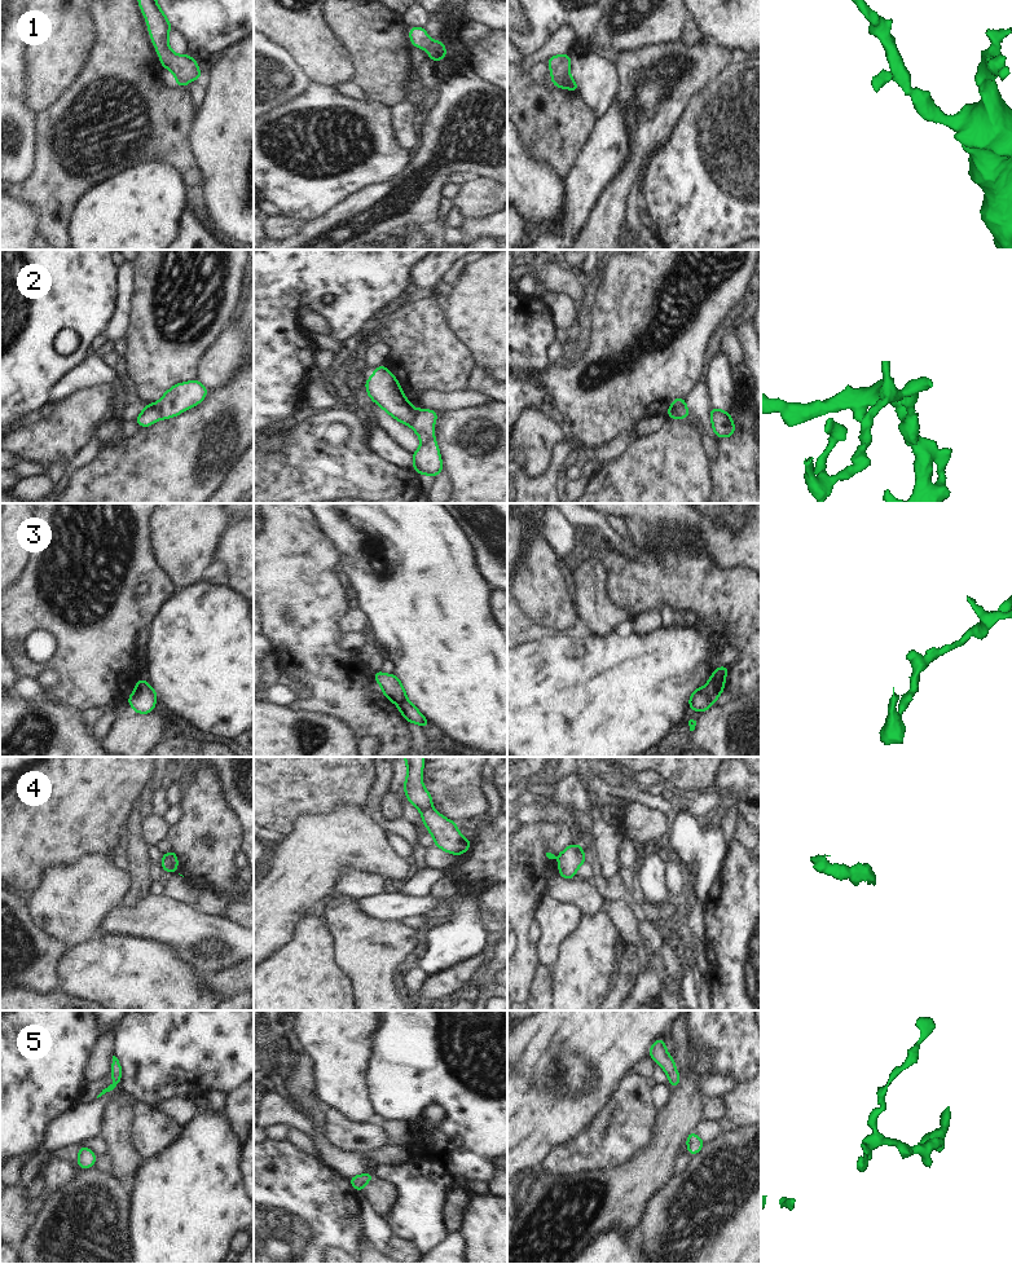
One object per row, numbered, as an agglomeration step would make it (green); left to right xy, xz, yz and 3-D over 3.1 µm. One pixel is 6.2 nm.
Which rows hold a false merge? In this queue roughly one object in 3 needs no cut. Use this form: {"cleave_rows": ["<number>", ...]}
{"cleave_rows": ["2", "3", "4"]}

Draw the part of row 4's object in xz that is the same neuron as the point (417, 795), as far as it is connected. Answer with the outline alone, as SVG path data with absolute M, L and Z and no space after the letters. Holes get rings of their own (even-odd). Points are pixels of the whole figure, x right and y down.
M404 757L408 768L408 776L404 783L406 800L419 811L428 810L432 806L432 797L422 783L423 757Z

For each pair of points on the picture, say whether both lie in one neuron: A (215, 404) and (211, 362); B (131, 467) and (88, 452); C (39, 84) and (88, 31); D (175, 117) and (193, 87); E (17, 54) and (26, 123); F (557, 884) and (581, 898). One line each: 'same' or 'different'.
A: different
B: different
C: same
D: different
E: same
F: same

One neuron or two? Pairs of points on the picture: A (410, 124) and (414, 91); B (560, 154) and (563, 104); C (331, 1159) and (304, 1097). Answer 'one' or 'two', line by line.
A: two
B: one
C: one

